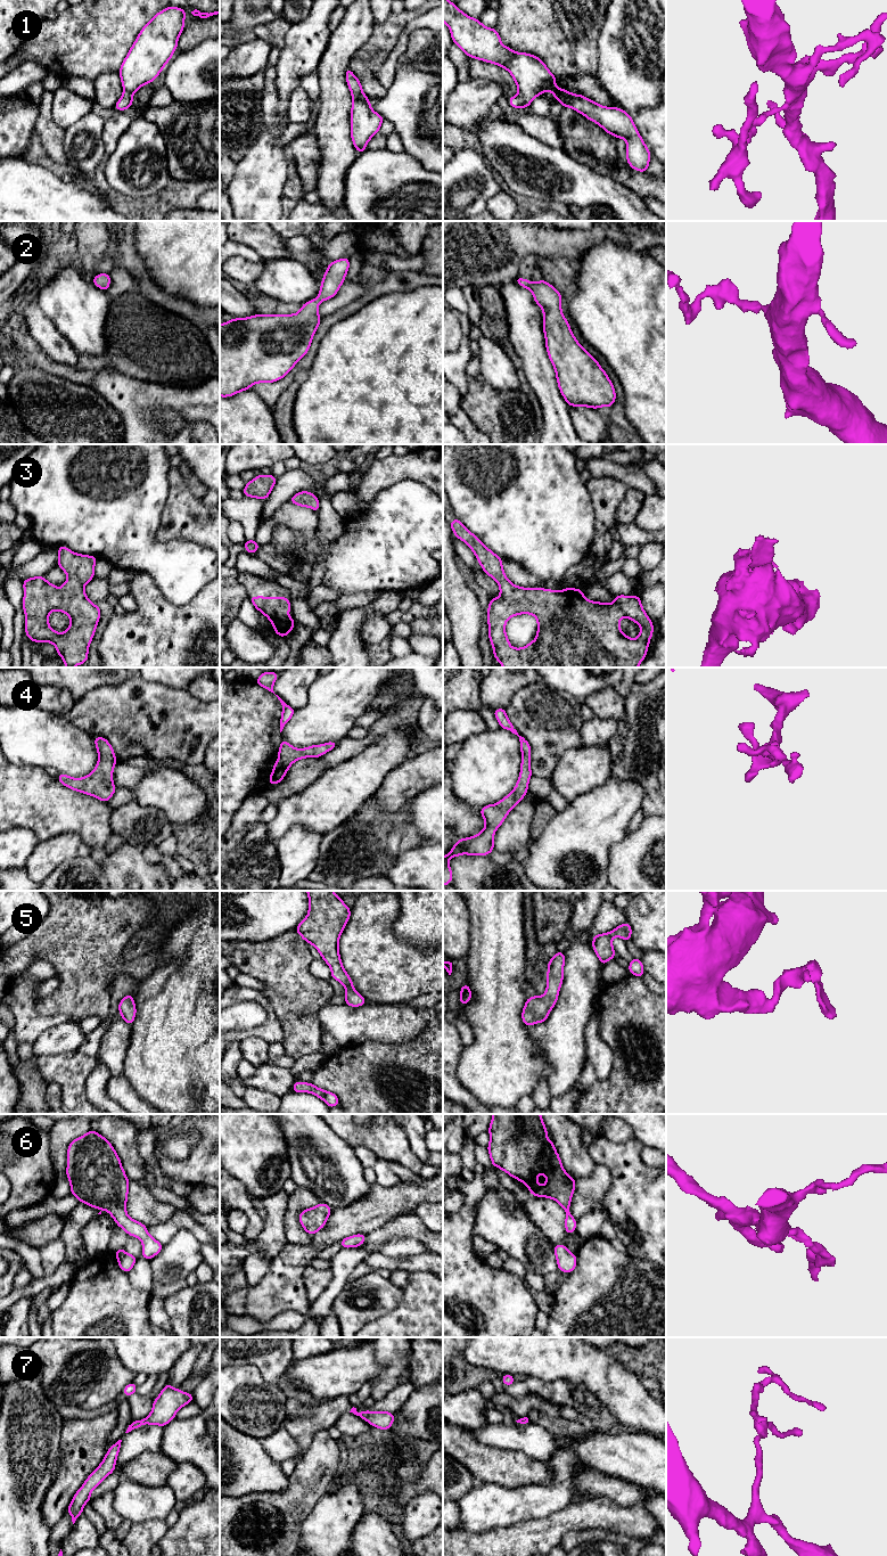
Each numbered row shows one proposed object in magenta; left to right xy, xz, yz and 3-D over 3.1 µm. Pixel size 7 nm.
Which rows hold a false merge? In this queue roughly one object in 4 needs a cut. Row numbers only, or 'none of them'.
none of them

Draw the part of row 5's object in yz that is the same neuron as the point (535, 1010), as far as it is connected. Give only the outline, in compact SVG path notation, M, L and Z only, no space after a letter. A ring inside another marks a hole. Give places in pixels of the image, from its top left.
M558 951L548 961L547 991L542 997L529 997L521 1012L523 1023L527 1026L543 1023L556 1006L564 978L565 952Z

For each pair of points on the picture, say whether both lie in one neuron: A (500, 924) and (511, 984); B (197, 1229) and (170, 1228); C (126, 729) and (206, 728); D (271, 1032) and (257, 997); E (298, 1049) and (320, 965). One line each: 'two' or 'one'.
A: one
B: one
C: one
D: one
E: two

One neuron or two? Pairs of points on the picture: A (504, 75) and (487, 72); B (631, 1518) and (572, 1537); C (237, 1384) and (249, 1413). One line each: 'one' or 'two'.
A: one
B: two
C: one

